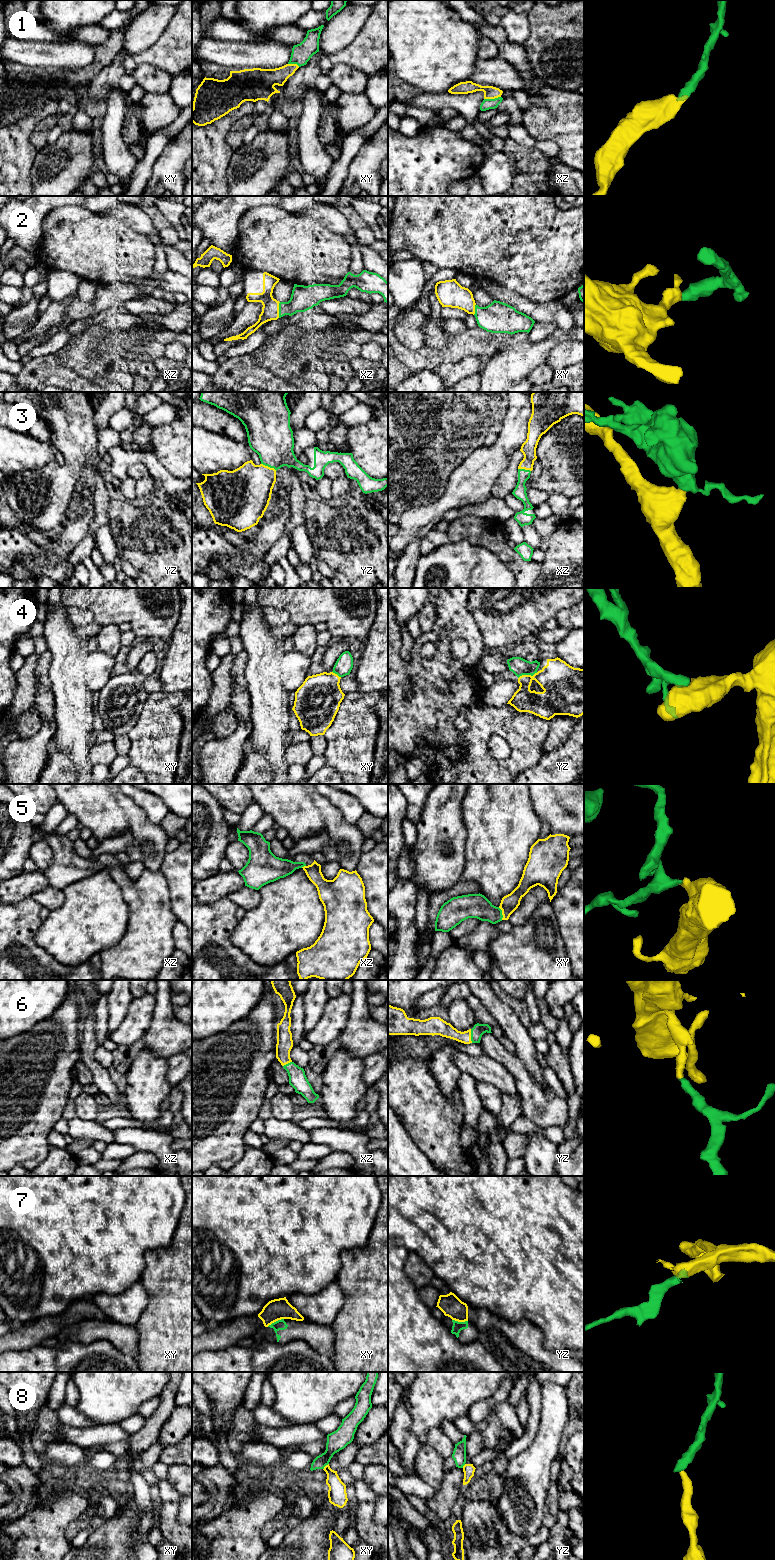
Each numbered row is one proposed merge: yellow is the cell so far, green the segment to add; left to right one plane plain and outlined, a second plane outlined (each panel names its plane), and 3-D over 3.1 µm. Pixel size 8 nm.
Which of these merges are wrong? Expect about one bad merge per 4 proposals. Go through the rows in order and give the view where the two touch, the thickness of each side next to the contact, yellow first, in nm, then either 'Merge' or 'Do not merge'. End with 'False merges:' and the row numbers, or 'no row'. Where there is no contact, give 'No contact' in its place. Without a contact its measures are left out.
1: Touches yellow in xz. Thickness 110 nm (yellow) against 90 nm. Merge
2: Touches yellow in xz. Thickness 140 nm (yellow) against 200 nm. Merge
3: Touches yellow in yz. Thickness 380 nm (yellow) against 360 nm. Merge
4: Touches yellow in yz. Thickness 280 nm (yellow) against 140 nm. Merge
5: Touches yellow in xy. Thickness 140 nm (yellow) against 190 nm. Merge
6: Touches yellow in yz. Thickness 120 nm (yellow) against 100 nm. Merge
7: Touches yellow in xy. Thickness 170 nm (yellow) against 80 nm. Do not merge
8: Touches yellow in xy. Thickness 150 nm (yellow) against 160 nm. Do not merge
False merges: 7, 8

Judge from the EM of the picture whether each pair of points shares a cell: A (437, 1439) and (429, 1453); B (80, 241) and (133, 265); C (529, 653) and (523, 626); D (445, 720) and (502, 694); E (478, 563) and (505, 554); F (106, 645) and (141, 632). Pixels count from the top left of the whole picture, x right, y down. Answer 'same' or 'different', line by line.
A: different
B: same
C: different
D: different
E: different
F: different

